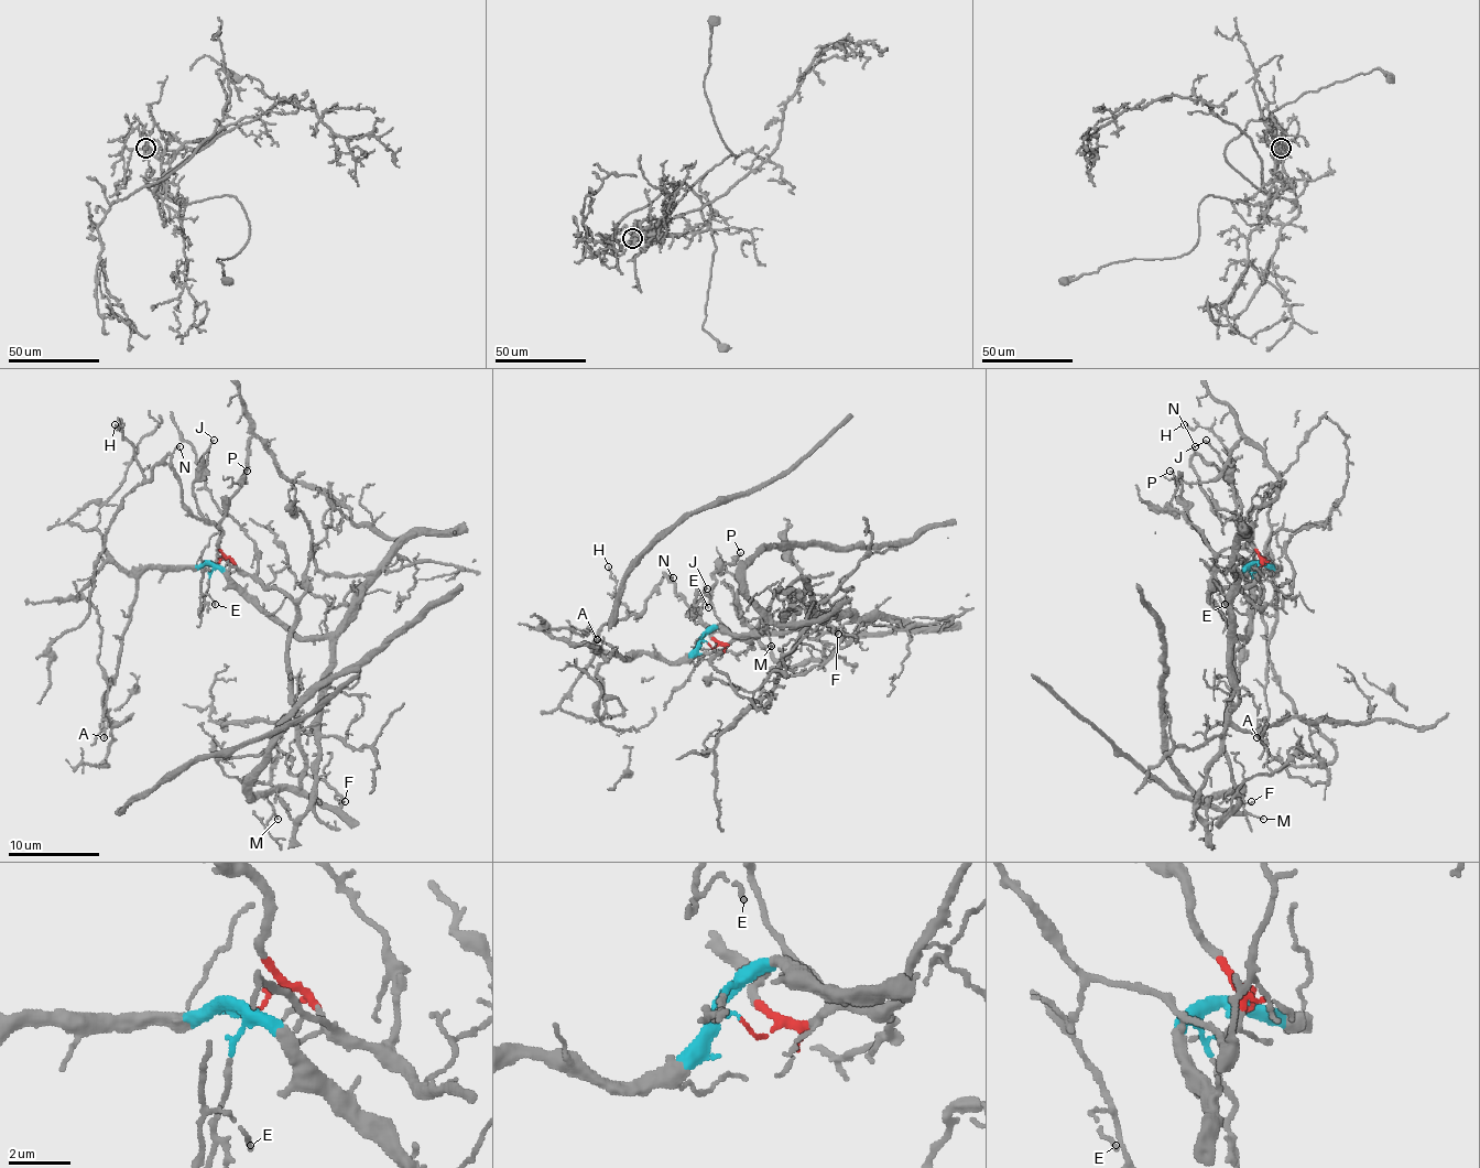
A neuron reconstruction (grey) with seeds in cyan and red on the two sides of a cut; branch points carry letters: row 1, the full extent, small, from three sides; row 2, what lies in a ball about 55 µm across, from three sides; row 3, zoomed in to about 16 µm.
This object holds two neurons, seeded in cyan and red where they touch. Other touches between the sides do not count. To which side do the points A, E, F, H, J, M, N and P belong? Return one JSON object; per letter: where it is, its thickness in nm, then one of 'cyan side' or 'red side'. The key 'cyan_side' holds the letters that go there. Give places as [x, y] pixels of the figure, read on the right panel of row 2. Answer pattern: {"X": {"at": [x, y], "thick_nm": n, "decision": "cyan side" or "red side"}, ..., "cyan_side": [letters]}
{"A": {"at": [1257, 737], "thick_nm": 110, "decision": "cyan side"}, "E": {"at": [1225, 604], "thick_nm": 110, "decision": "red side"}, "F": {"at": [1251, 801], "thick_nm": 120, "decision": "red side"}, "H": {"at": [1184, 424], "thick_nm": 110, "decision": "red side"}, "J": {"at": [1206, 440], "thick_nm": 130, "decision": "red side"}, "M": {"at": [1263, 819], "thick_nm": 110, "decision": "red side"}, "N": {"at": [1195, 446], "thick_nm": 110, "decision": "red side"}, "P": {"at": [1170, 471], "thick_nm": 140, "decision": "red side"}, "cyan_side": ["A"]}

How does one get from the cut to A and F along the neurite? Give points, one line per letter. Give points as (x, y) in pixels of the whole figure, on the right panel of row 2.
A: (1260, 565), (1279, 565), (1271, 568), (1276, 625), (1266, 658), (1273, 678), (1264, 688), (1269, 715), (1258, 737)
F: (1260, 565), (1209, 599), (1232, 648), (1232, 807), (1251, 802)

